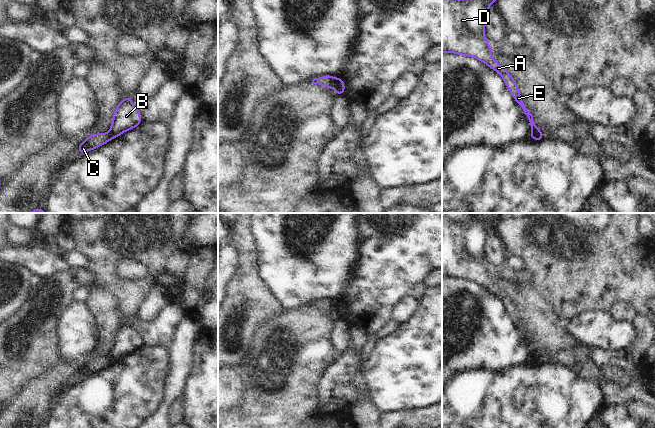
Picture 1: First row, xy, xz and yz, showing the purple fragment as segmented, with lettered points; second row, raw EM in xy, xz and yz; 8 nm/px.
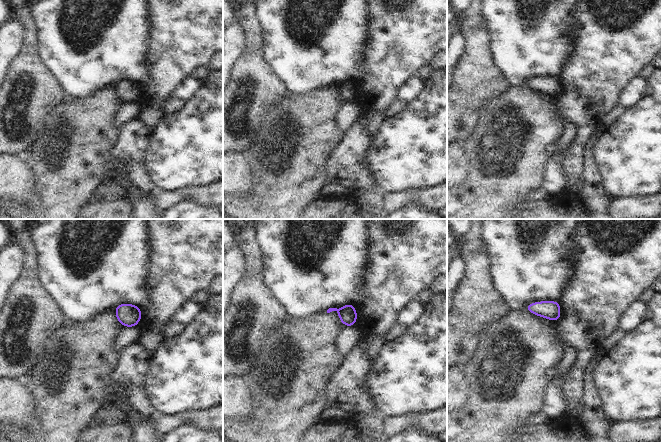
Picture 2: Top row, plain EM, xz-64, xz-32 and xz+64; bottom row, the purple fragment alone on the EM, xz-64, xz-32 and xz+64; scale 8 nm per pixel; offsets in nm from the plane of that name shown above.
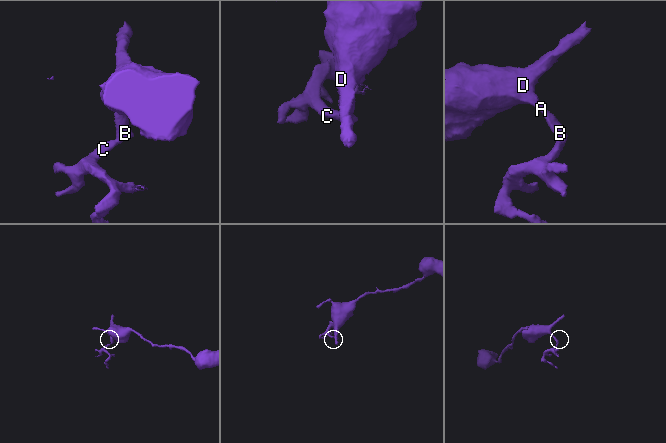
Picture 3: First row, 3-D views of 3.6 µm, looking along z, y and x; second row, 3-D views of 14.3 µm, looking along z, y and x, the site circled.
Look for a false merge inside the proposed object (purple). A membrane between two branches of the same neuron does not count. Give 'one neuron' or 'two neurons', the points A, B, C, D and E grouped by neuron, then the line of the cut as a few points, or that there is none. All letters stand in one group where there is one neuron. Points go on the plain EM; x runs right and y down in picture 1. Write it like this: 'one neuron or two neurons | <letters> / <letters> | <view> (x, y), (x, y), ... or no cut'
two neurons | A B D E / C | xz (335, 302), (334, 313)

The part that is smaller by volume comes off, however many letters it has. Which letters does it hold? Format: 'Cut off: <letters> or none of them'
Cut off: C

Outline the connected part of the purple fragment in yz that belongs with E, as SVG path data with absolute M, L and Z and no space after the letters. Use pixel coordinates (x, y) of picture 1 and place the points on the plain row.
M474 213L473 220L469 223L442 218L442 277L455 277L475 282L500 298L513 323L523 333L531 350L531 357L539 359L542 358L541 353L535 349L533 339L526 332L516 304L492 281L492 272L484 259L487 236L490 229L496 226L501 219L500 213Z

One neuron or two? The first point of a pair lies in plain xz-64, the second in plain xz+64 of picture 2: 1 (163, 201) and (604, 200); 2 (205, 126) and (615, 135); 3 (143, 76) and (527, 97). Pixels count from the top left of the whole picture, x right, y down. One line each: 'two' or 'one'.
1: two
2: one
3: two

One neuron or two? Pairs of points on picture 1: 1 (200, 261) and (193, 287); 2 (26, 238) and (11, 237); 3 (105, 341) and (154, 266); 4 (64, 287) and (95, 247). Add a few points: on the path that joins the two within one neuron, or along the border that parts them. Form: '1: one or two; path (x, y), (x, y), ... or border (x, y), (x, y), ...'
1: one; path (199, 267), (193, 281)
2: one; path (22, 237), (15, 237)
3: two; border (113, 293), (118, 311), (126, 320)
4: two; border (85, 268), (94, 275), (92, 285)

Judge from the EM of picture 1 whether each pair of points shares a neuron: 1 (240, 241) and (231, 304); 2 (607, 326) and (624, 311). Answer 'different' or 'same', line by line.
1: same
2: different

